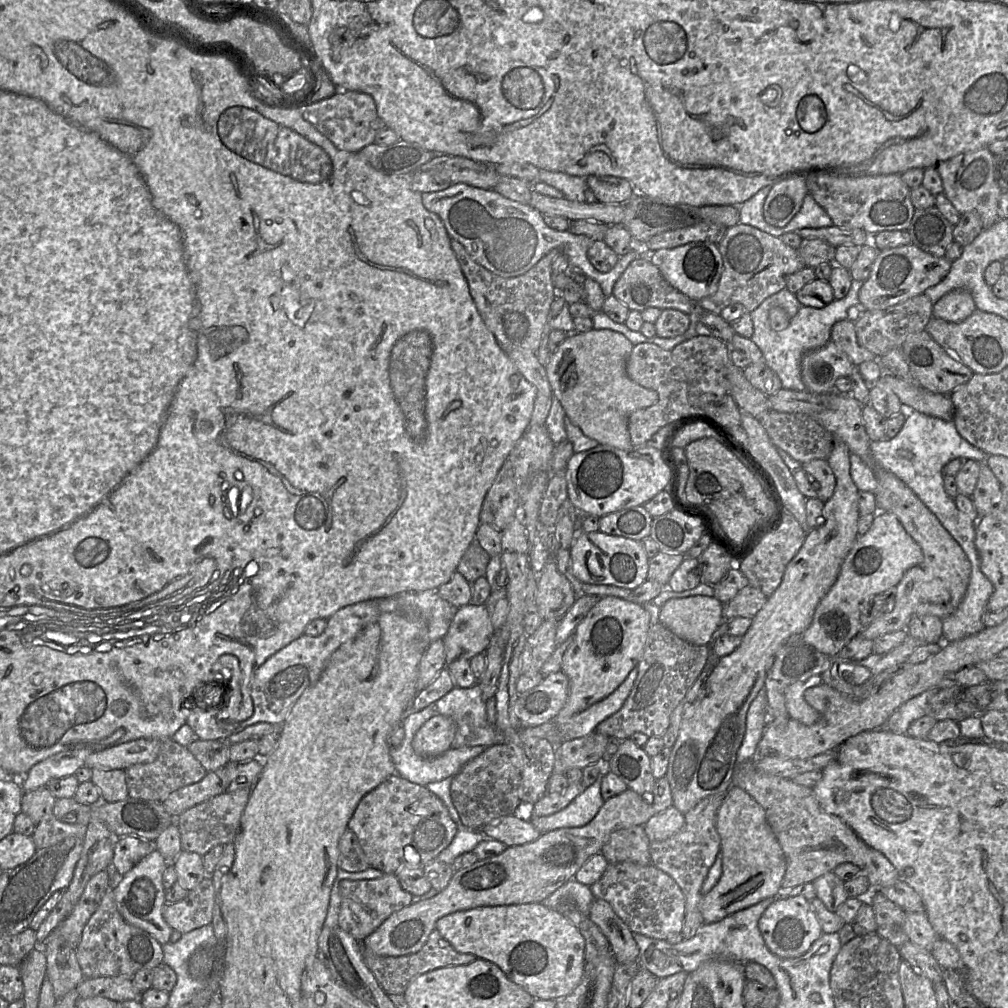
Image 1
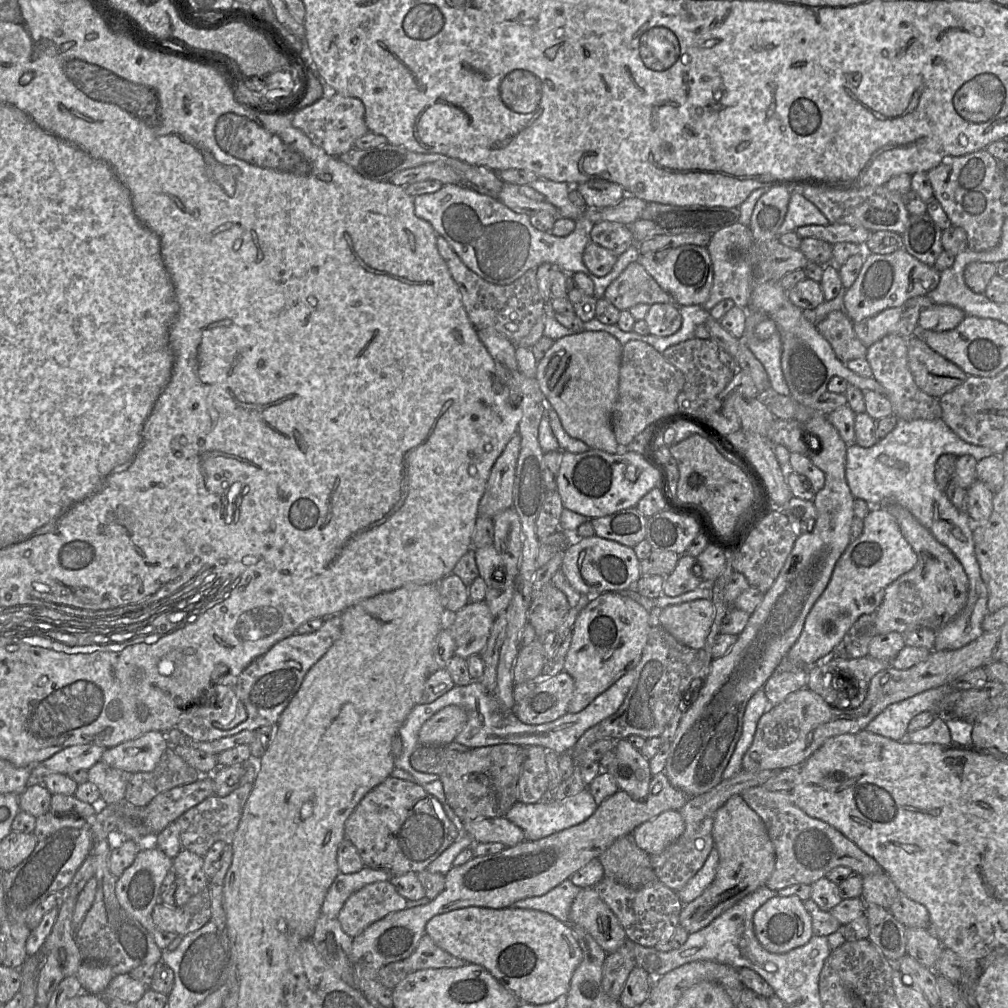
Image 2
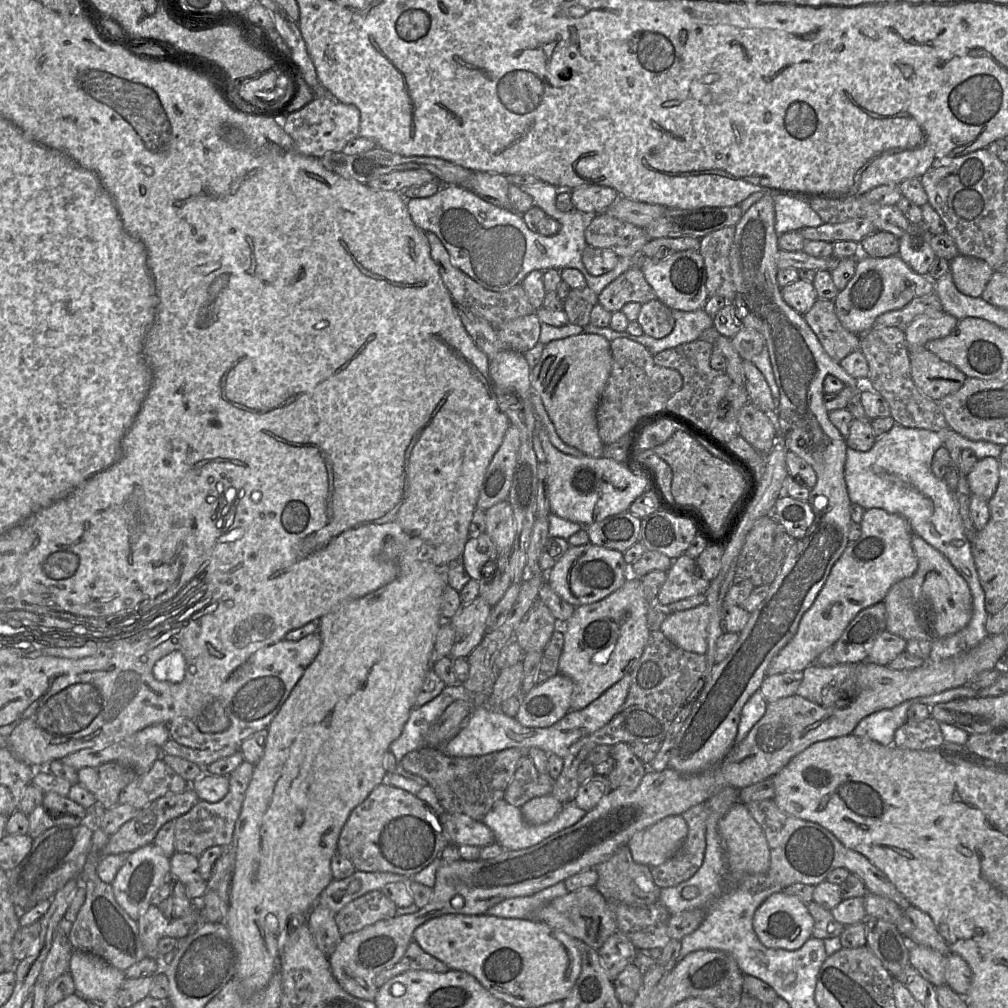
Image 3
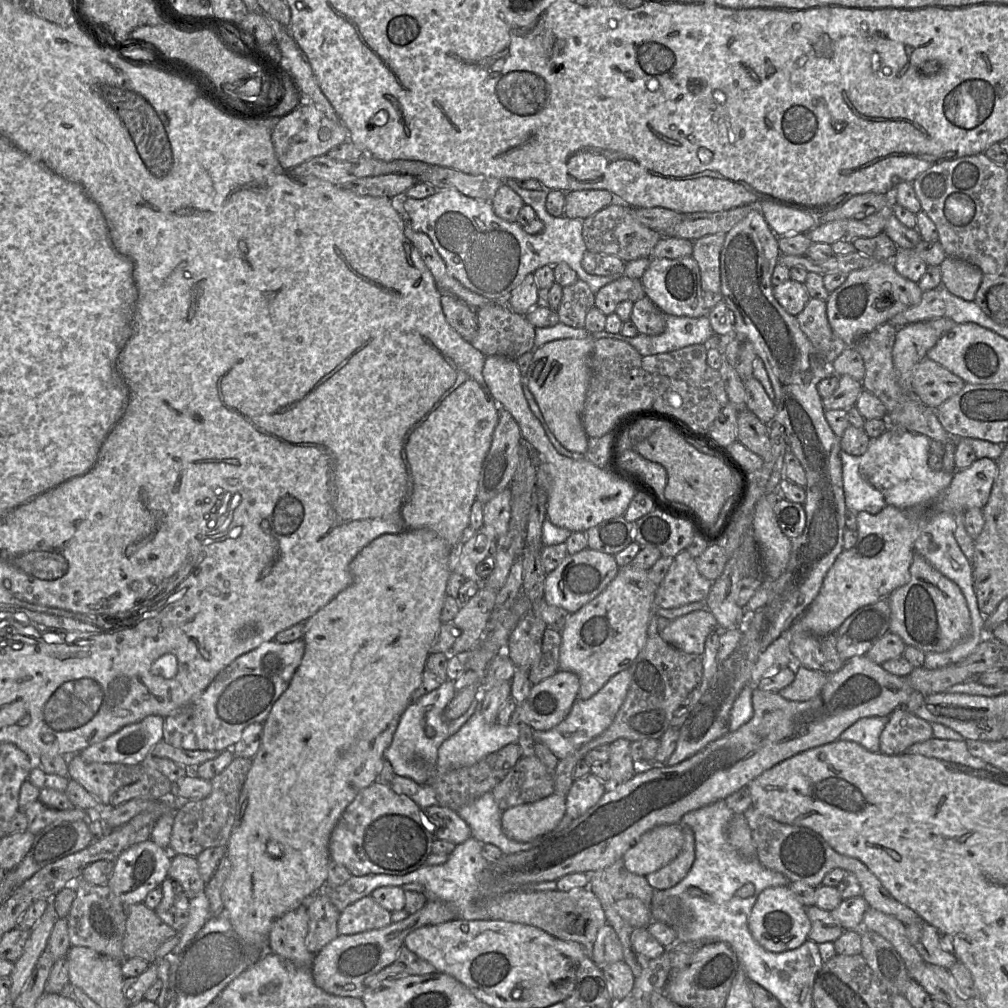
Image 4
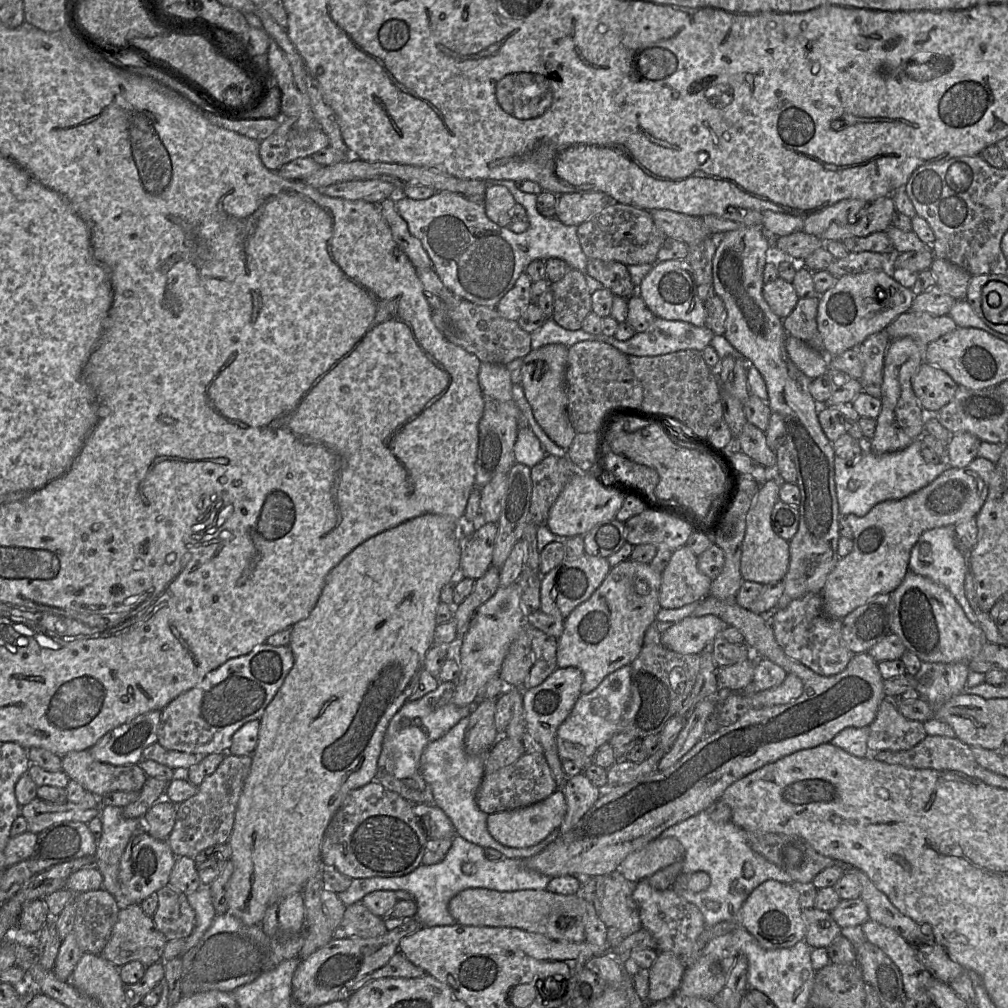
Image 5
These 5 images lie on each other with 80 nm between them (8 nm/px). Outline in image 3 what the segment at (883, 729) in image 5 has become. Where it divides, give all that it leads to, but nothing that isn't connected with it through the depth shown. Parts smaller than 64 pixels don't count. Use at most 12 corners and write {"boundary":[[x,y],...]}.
{"boundary":[[906,721],[893,745],[910,750],[940,748],[939,722]]}

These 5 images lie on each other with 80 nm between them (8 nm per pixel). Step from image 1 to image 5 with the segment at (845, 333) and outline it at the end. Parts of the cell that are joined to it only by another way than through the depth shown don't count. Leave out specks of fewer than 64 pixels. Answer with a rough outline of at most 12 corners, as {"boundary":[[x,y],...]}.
{"boundary":[[818,298],[799,299],[783,327],[825,354],[817,329]]}

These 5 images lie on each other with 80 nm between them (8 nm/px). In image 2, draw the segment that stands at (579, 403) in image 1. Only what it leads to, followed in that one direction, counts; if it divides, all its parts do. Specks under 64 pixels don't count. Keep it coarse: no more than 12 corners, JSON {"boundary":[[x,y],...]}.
{"boundary":[[605,331],[555,340],[536,380],[563,429],[616,453],[623,345]]}

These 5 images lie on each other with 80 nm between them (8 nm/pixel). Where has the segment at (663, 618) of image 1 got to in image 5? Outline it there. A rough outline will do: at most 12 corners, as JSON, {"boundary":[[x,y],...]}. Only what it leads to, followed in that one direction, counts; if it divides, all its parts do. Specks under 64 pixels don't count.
{"boundary":[[715,615],[688,616],[661,644],[700,654],[727,626]]}

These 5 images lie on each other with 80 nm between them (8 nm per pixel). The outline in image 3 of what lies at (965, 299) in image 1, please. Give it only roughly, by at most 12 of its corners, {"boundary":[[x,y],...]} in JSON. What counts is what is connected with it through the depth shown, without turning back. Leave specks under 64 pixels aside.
{"boundary":[[945,312],[904,329],[909,352],[946,337],[958,321]]}

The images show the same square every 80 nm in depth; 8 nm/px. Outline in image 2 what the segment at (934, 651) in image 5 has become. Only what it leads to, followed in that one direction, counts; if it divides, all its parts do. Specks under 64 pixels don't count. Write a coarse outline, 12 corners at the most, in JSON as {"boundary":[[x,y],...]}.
{"boundary":[[905,507],[917,563],[886,588],[876,635],[937,631],[966,604],[963,566]]}

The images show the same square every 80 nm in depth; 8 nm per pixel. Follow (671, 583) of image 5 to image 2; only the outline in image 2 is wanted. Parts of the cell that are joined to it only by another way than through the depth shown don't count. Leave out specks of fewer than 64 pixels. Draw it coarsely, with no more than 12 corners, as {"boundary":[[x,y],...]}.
{"boundary":[[681,555],[664,579],[662,594],[675,597],[703,583],[696,557]]}

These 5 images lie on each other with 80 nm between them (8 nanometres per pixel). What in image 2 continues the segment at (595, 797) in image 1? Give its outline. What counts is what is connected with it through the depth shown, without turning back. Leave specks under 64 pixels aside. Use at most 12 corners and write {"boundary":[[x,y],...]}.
{"boundary":[[585,788],[561,802],[515,803],[505,817],[536,841],[586,821]]}

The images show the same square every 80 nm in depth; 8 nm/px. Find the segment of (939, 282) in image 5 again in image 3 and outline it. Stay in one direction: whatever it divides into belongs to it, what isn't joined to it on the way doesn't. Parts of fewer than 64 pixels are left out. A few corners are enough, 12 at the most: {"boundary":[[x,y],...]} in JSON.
{"boundary":[[958,255],[949,262],[957,290],[981,297],[994,270]]}

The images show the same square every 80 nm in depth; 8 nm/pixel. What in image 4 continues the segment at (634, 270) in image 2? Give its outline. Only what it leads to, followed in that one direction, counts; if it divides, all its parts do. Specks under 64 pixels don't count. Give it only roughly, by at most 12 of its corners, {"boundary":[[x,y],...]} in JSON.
{"boundary":[[626,275],[595,294],[595,307],[606,316],[620,302],[646,297],[641,279]]}

